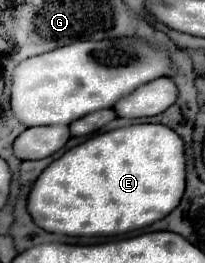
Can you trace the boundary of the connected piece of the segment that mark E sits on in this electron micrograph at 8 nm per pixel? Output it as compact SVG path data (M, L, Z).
M127 125L97 133L47 165L29 191L27 211L33 223L49 233L71 237L115 237L149 227L151 223L169 215L179 205L183 191L185 153L181 137L165 125Z

